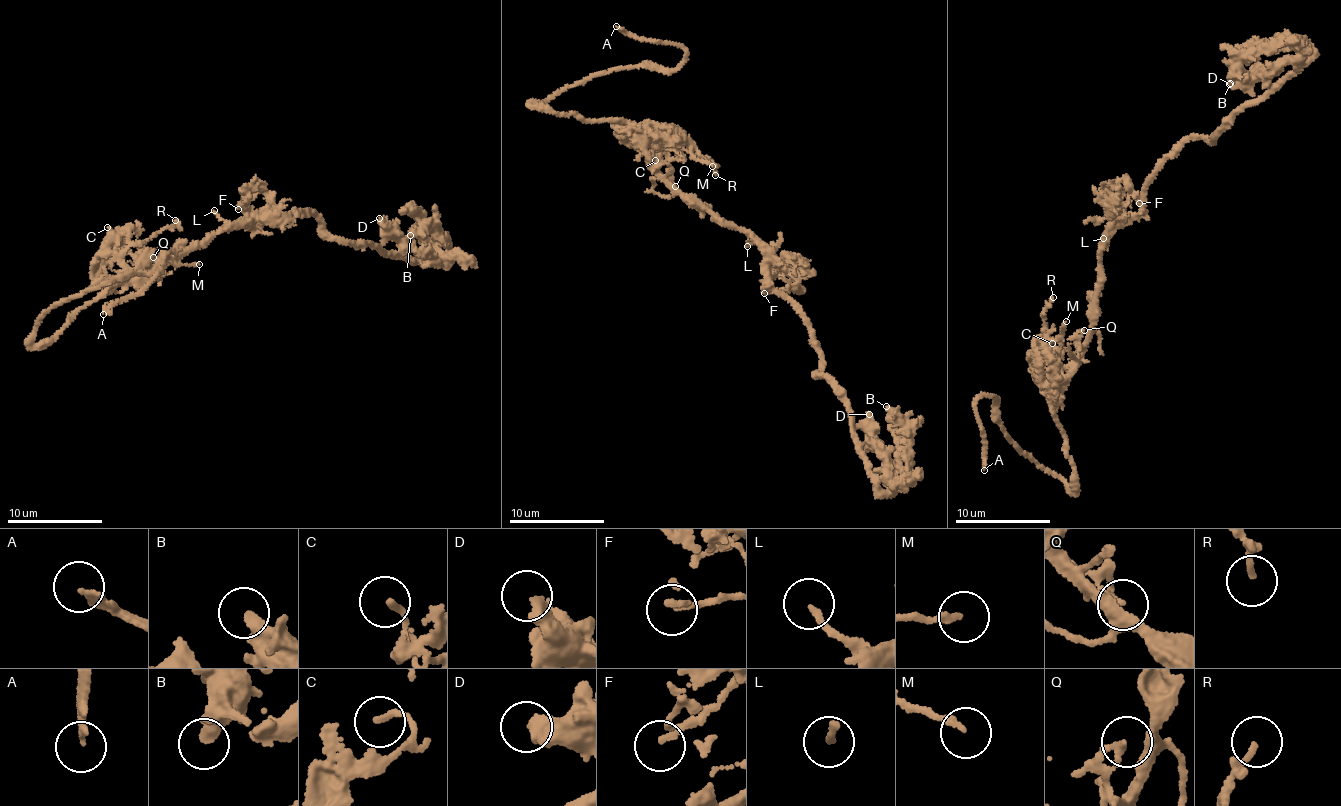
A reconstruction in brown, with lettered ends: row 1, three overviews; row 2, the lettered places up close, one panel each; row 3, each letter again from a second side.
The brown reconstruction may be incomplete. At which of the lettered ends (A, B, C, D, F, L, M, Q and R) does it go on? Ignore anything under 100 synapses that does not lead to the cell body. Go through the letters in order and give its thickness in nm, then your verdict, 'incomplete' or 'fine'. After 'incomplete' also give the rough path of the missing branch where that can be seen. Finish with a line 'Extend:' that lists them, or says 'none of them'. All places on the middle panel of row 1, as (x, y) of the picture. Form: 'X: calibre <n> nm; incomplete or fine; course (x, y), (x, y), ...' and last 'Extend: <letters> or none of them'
A: calibre 260 nm; incomplete; course (616, 26), (605, 21), (630, 15), (628, 19)
B: calibre 440 nm; fine
C: calibre 180 nm; fine
D: calibre 360 nm; fine
F: calibre 160 nm; fine
L: calibre 160 nm; fine
M: calibre 170 nm; fine
Q: calibre 200 nm; fine
R: calibre 160 nm; fine
Extend: A

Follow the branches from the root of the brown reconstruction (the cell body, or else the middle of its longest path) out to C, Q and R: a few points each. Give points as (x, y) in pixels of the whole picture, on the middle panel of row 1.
C: (711, 215), (659, 173), (653, 153), (654, 149), (664, 146), (655, 147), (654, 166), (657, 164), (655, 160)
Q: (711, 215), (675, 186)
R: (711, 215), (659, 173), (654, 164), (654, 149), (674, 146), (704, 156), (714, 164), (715, 175)

